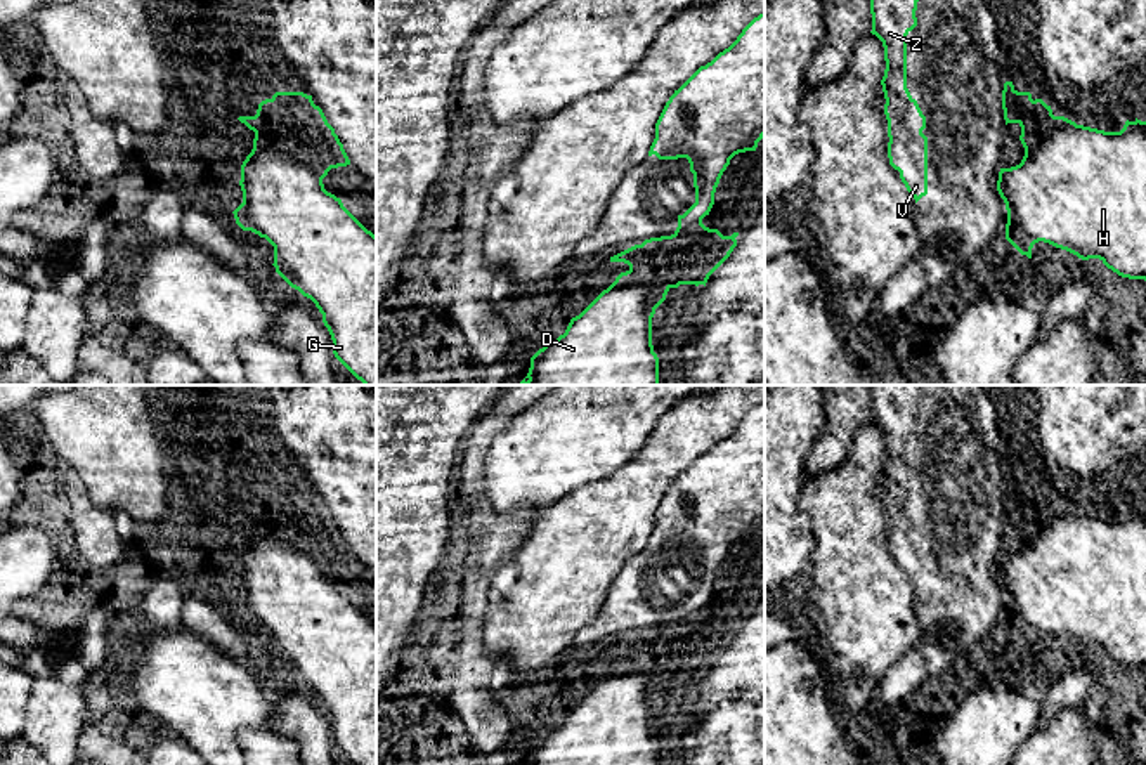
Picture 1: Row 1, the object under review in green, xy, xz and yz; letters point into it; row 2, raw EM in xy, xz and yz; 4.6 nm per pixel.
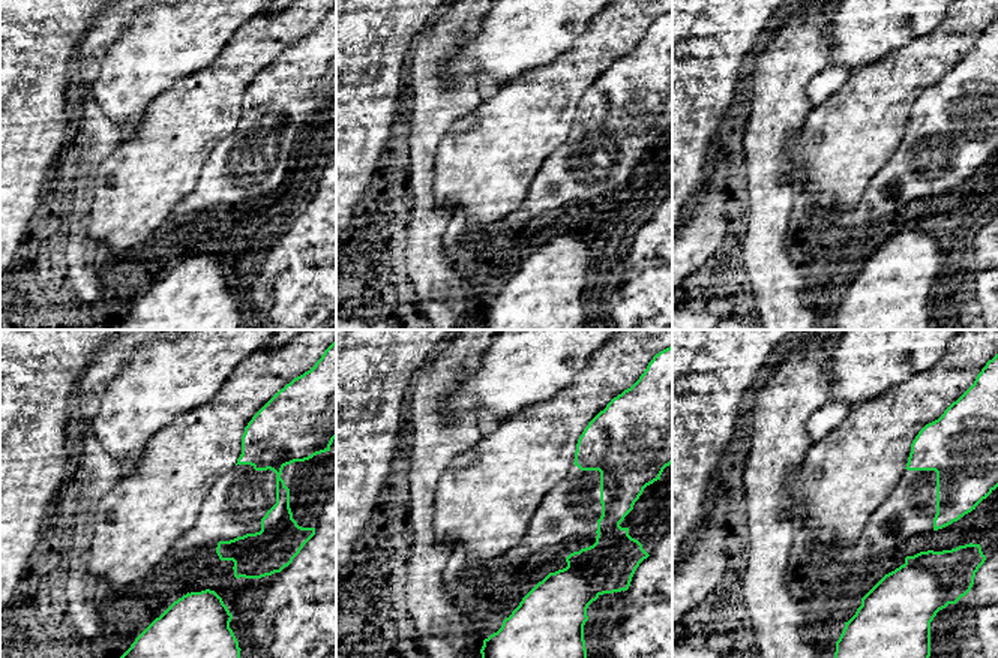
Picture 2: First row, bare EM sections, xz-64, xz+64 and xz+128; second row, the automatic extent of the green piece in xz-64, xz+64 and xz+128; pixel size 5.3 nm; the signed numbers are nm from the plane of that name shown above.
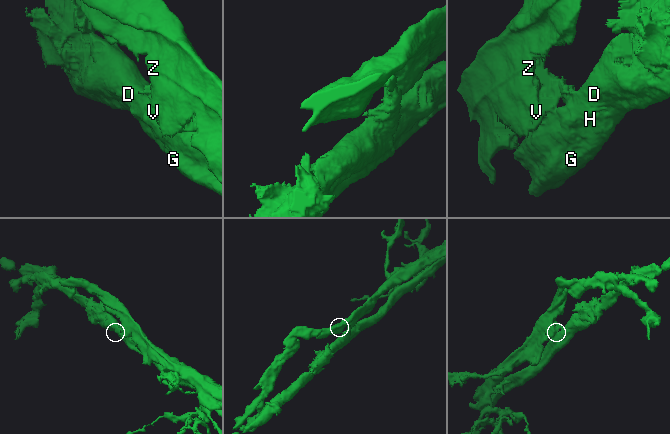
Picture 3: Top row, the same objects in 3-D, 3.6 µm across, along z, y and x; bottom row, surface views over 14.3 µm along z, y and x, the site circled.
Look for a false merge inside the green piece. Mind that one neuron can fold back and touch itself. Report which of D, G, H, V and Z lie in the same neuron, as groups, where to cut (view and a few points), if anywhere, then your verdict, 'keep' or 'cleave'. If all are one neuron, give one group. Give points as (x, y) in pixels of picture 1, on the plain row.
D G H / V Z | xz (657, 627), (657, 663), (654, 666), (637, 665) | cleave

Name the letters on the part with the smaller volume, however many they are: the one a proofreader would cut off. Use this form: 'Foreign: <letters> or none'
Foreign: D, G, H

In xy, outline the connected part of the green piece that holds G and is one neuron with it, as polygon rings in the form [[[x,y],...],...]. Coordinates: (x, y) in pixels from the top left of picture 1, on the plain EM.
[[[276,481],[269,487],[269,520],[255,522],[253,538],[241,553],[243,592],[232,602],[243,619],[251,619],[274,635],[276,661],[316,692],[331,723],[335,746],[354,765],[376,765],[376,624],[322,572],[331,557],[347,553],[350,548],[343,533],[312,484]]]

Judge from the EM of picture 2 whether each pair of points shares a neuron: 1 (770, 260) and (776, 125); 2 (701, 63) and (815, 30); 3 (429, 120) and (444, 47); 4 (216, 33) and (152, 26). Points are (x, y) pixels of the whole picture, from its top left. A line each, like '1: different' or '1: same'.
1: same
2: different
3: same
4: same

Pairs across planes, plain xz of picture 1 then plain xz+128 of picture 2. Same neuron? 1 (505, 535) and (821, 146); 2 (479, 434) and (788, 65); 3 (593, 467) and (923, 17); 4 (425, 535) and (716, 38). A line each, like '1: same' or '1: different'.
1: different
2: same
3: same
4: same

